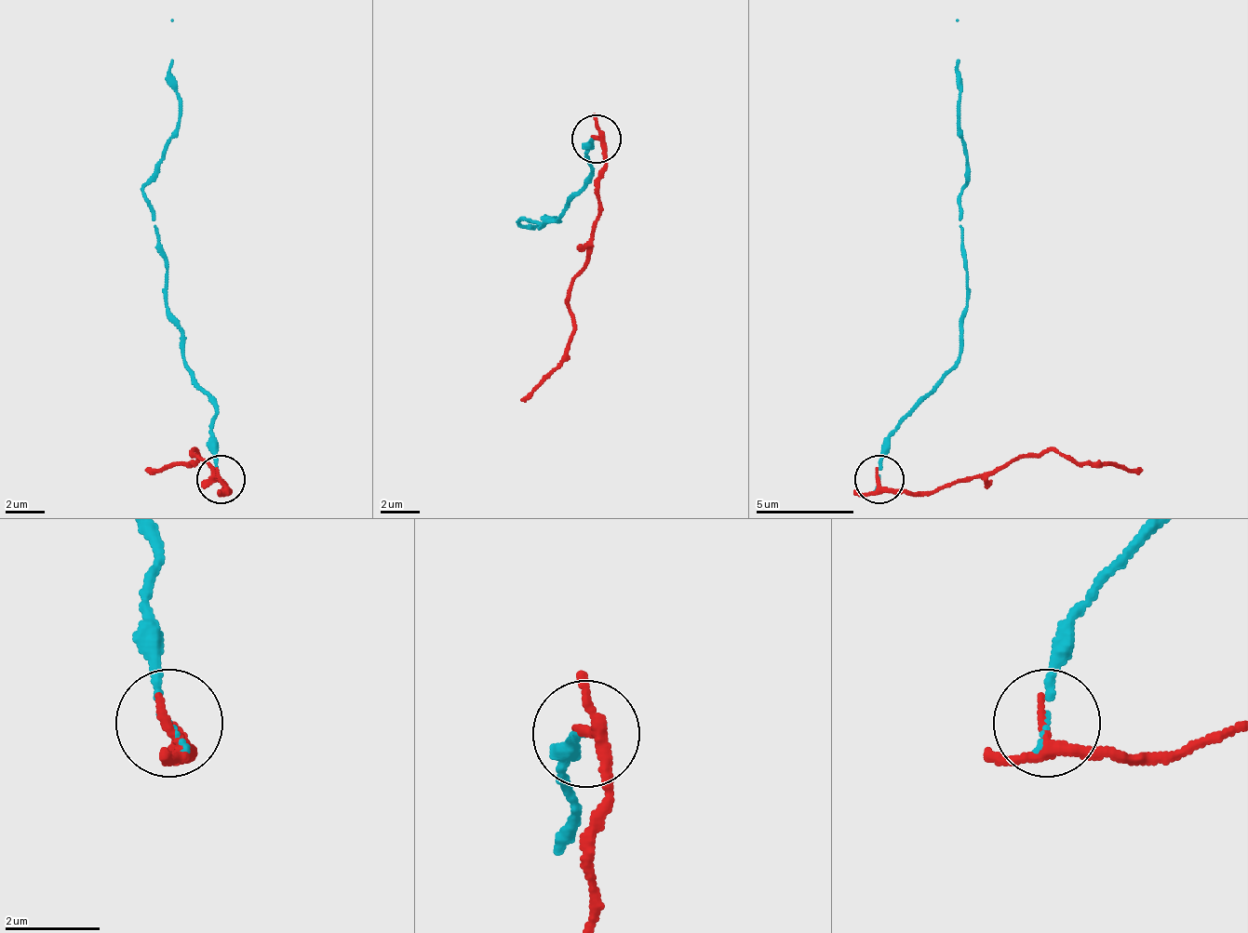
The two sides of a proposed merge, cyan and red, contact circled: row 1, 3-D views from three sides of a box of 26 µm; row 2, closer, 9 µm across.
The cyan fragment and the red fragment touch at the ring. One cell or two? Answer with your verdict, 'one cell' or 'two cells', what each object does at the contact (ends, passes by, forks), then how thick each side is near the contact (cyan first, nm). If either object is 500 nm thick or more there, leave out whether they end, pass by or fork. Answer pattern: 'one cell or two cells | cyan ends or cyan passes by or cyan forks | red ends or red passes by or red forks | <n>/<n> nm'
two cells | cyan ends | red passes by | 120/240 nm

